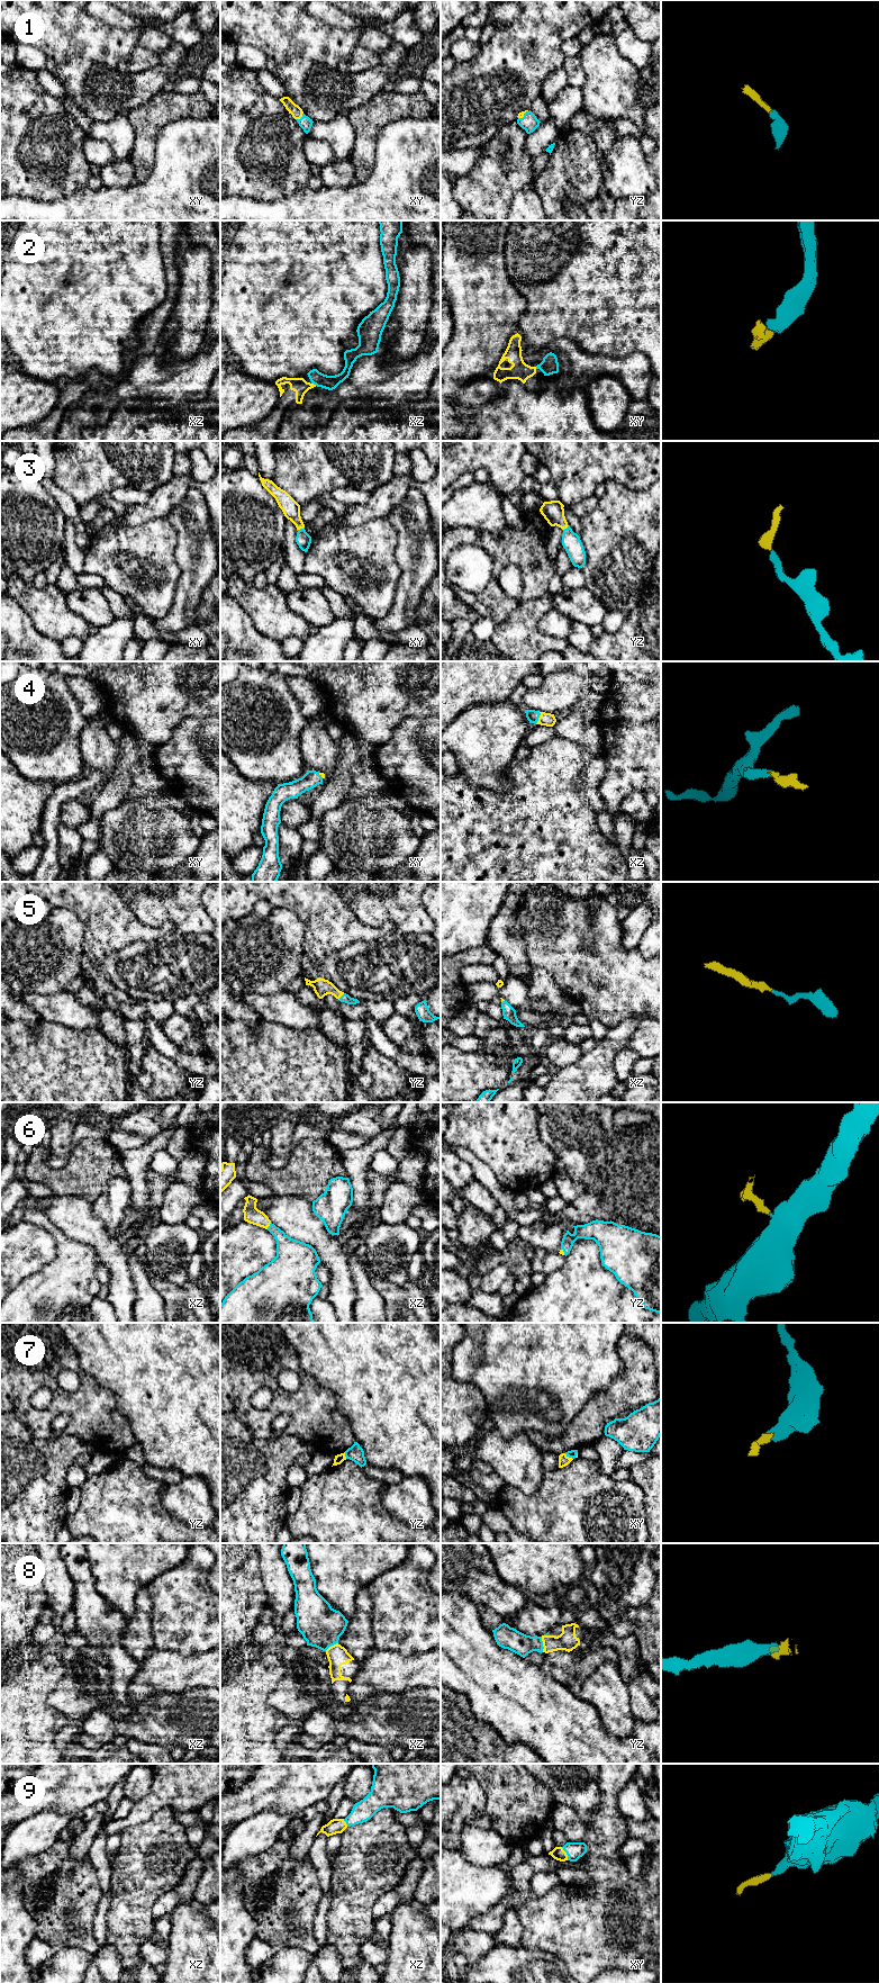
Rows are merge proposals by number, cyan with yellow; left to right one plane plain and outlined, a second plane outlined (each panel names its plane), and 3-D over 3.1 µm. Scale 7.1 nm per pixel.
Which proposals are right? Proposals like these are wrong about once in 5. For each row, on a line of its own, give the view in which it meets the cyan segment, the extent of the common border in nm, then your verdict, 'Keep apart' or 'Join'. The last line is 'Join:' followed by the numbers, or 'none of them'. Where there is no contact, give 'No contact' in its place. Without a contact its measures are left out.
1: Touches cyan in xy. Shared border 80 nm. Join
2: Touches cyan in xz. Shared border 40 nm. Join
3: Touches cyan in xy. Shared border 50 nm. Join
4: Touches cyan in xz. Shared border 90 nm. Join
5: Touches cyan in yz. Shared border 60 nm. Join
6: Touches cyan in xz. Shared border 60 nm. Join
7: Touches cyan in xy. Shared border 80 nm. Join
8: Touches cyan in yz. Shared border 110 nm. Join
9: Touches cyan in xy. Shared border 110 nm. Join
Join: 1, 2, 3, 4, 5, 6, 7, 8, 9

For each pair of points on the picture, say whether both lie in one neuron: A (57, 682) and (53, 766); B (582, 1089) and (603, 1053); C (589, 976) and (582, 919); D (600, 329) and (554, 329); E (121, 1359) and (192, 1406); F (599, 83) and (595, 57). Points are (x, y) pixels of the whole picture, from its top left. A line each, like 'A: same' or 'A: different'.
A: same
B: same
C: same
D: same
E: same
F: same

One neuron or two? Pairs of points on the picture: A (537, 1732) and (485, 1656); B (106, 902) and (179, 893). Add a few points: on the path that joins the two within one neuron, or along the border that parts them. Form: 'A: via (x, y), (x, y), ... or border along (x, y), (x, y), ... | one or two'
A: via (528, 1713), (490, 1675) | one
B: border along (118, 893), (139, 921) | two

